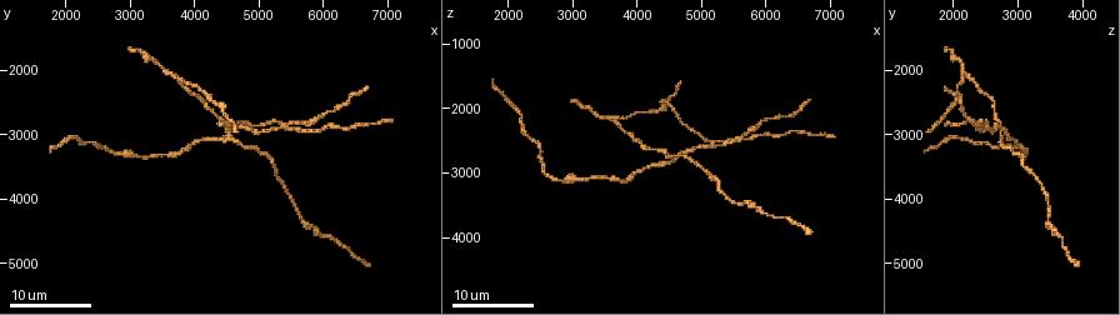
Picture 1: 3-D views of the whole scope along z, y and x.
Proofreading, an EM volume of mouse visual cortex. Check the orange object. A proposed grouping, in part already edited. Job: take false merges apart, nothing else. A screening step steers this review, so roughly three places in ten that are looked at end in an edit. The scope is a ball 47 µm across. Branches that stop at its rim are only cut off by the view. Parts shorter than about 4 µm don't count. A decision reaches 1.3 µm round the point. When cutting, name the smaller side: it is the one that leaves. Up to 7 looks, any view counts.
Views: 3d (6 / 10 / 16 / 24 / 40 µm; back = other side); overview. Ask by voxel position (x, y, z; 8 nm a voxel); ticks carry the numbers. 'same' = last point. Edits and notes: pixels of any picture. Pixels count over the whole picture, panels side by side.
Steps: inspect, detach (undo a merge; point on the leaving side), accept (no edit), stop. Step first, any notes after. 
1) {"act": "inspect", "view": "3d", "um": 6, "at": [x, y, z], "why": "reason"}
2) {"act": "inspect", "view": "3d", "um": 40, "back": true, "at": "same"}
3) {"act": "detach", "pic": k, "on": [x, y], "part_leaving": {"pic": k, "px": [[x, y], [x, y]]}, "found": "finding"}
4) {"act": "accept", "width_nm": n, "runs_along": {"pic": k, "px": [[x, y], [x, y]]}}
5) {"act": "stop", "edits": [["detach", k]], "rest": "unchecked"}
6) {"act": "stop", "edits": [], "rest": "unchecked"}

{"act": "inspect", "view": "3d", "um": 16, "at": [5950, 4500, 3650], "why": "sudden change in width"}

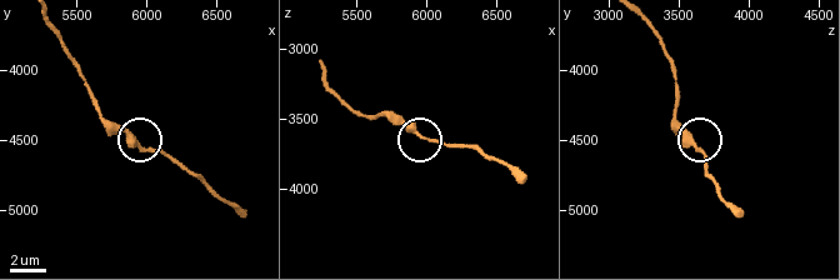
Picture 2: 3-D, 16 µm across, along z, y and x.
{"act": "inspect", "view": "3d", "um": 6, "at": [5940, 4520, 3600]}

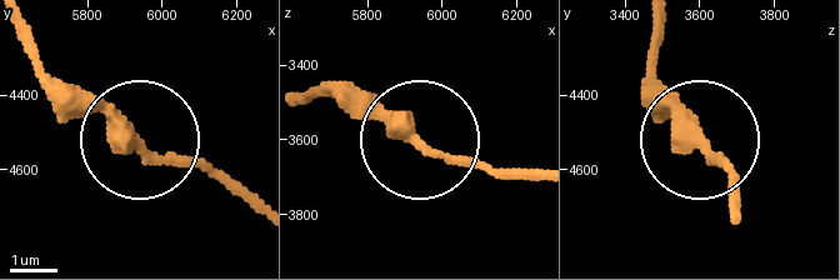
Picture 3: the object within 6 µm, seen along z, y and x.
{"act": "accept", "runs_along": {"pic": 3, "px": [[651, 24], [655, 95], [735, 179]]}, "found": "one cell here"}

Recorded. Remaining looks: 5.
{"act": "inspect", "view": "3d", "um": 16, "at": [5450, 2900, 2550], "why": "four or more arms meet"}

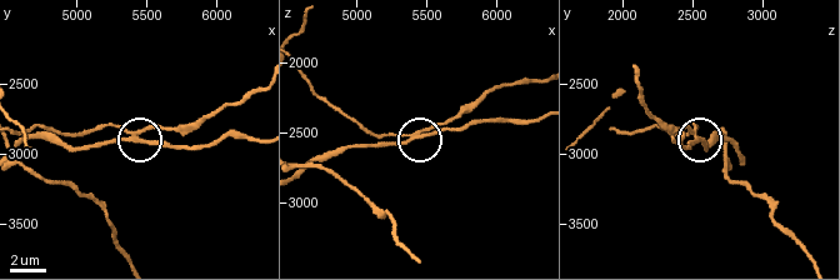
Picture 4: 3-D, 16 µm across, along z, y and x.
{"act": "inspect", "view": "3d", "um": 6, "at": [5440, 2860, 2520], "why": "closer look"}

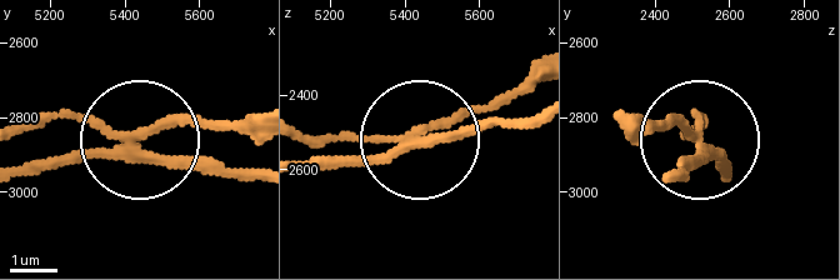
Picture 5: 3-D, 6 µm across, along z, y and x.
{"act": "detach", "pic": 5, "on": [61, 115], "side_arm_um": 14, "arms": 4, "found": "two cells meet here"}

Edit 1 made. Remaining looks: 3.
{"act": "stop", "edits": [["detach", 5]], "rest": "unchecked"}

